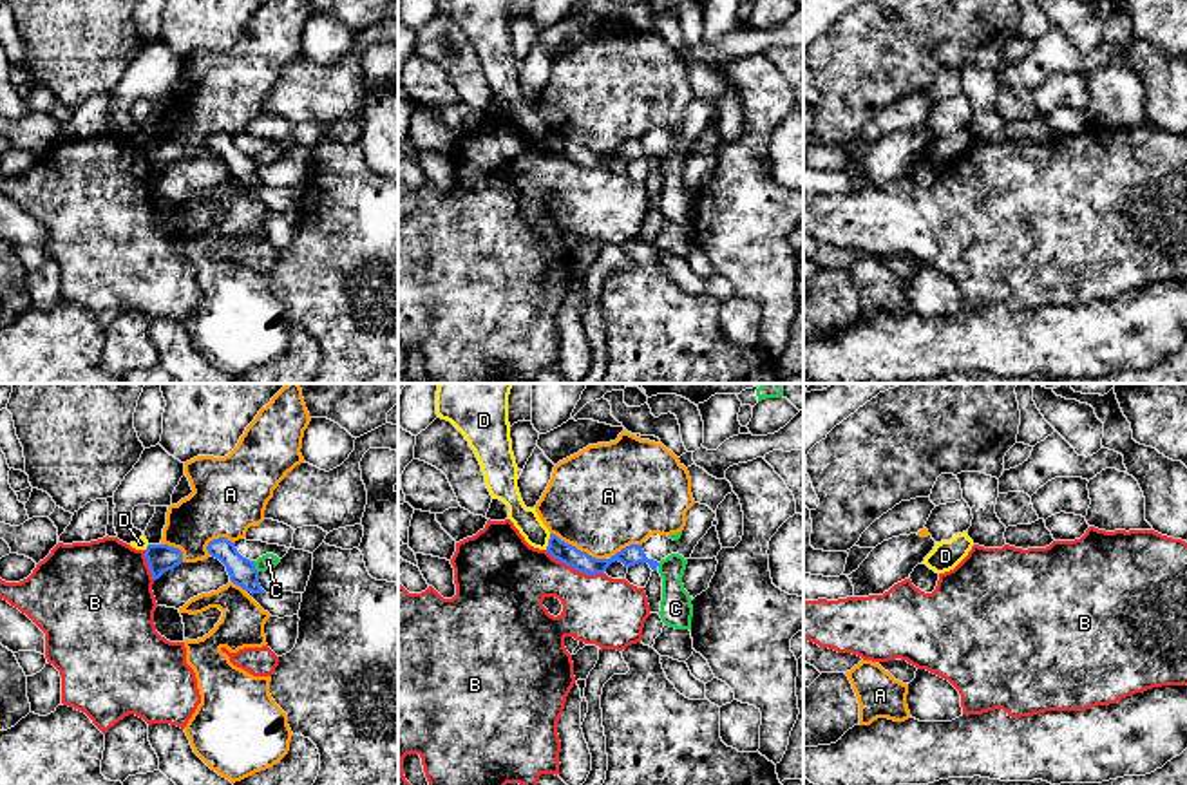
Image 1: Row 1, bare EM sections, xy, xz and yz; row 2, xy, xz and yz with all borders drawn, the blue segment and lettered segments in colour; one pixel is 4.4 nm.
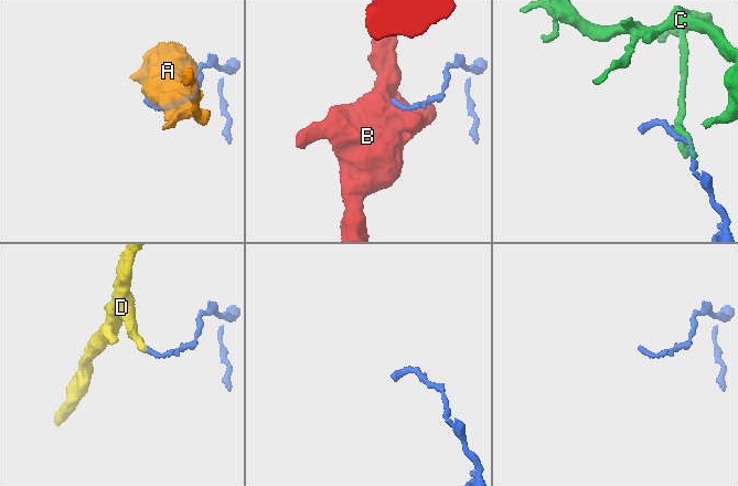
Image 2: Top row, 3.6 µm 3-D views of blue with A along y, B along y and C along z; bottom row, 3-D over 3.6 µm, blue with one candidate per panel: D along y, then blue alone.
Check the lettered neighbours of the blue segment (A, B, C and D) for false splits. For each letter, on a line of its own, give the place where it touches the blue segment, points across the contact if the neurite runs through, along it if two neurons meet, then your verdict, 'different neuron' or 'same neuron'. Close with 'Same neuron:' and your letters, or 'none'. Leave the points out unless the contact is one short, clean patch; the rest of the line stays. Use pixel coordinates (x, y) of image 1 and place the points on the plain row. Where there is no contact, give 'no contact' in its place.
A: meets blue in xz at (576, 143); different neuron
B: meets blue in xz at (574, 161); border along xz (545, 145), (581, 167), (603, 169); different neuron
C: meets blue in xy at (254, 161); different neuron
D: meets blue in xz at (549, 136); border along xz (550, 129), (545, 143); different neuron
Same neuron: none

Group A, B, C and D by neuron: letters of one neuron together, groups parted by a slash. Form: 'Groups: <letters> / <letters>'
Groups: A / B / C / D

